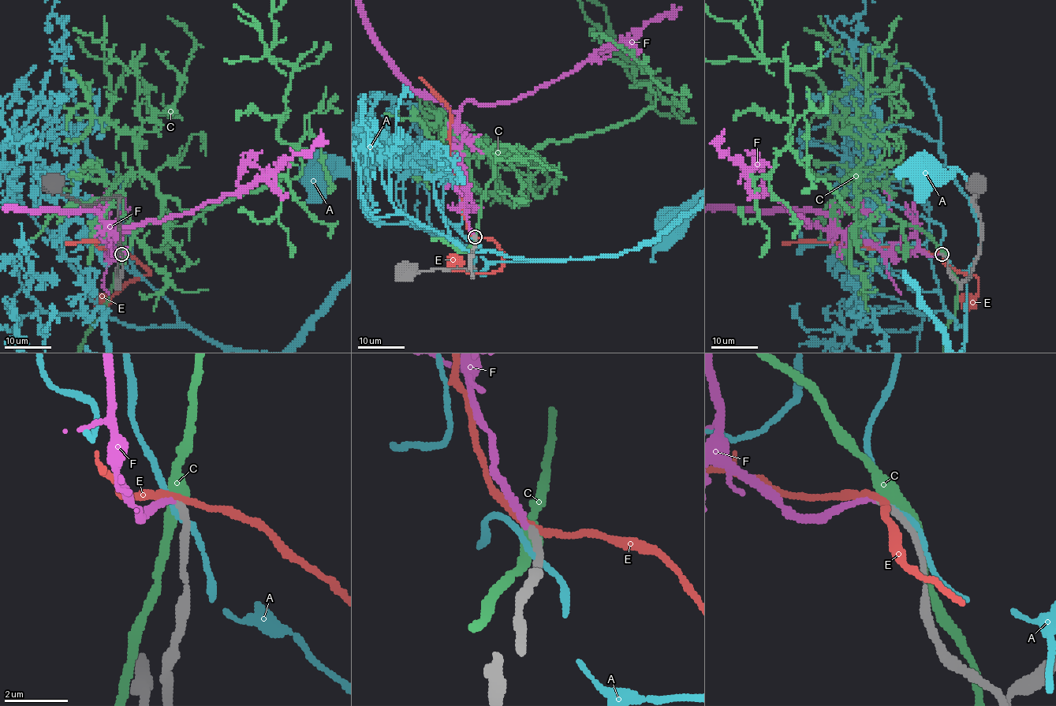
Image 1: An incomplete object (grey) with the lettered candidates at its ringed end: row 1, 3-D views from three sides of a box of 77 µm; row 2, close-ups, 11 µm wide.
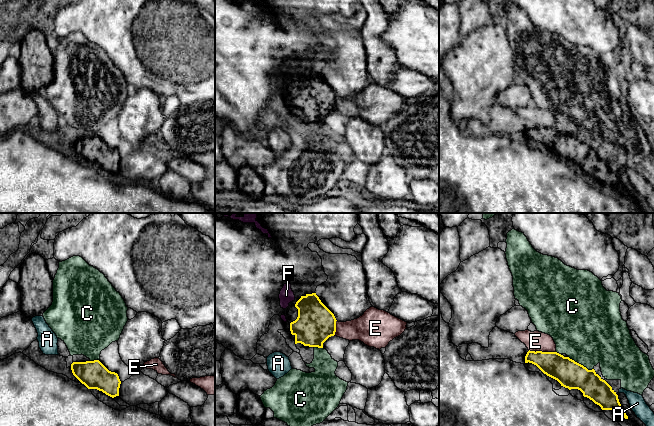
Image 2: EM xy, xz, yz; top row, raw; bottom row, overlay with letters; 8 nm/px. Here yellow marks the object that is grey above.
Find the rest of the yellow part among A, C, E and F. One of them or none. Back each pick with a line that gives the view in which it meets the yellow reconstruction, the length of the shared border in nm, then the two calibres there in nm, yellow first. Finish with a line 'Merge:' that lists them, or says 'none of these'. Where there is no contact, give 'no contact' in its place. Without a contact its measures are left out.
F: no contact
Merge: F

